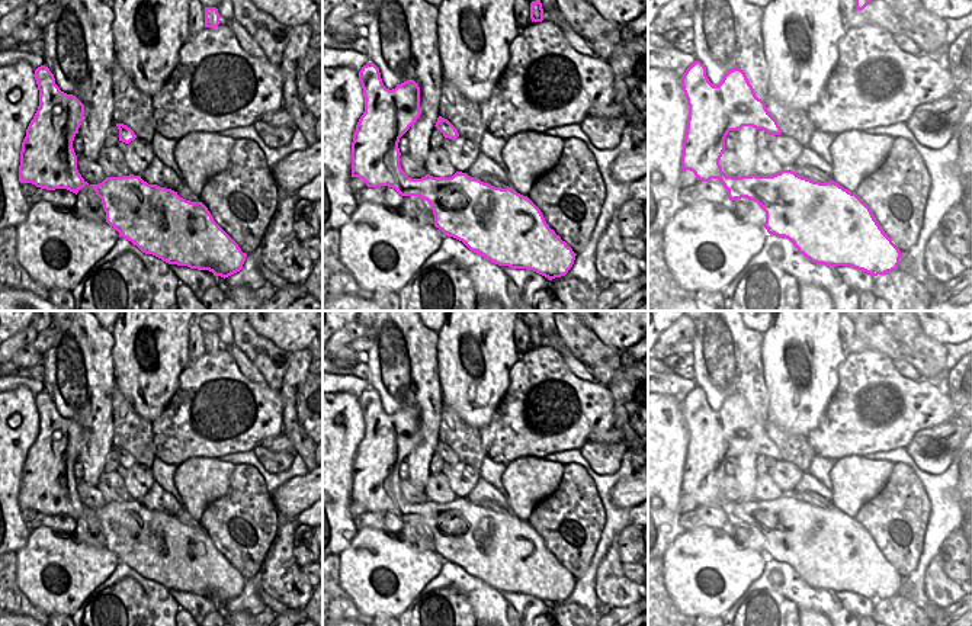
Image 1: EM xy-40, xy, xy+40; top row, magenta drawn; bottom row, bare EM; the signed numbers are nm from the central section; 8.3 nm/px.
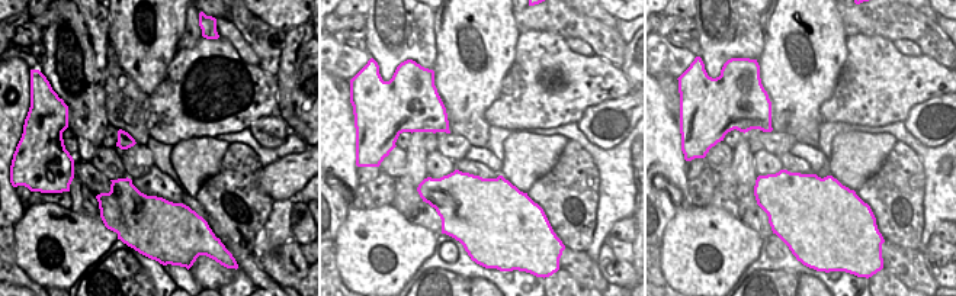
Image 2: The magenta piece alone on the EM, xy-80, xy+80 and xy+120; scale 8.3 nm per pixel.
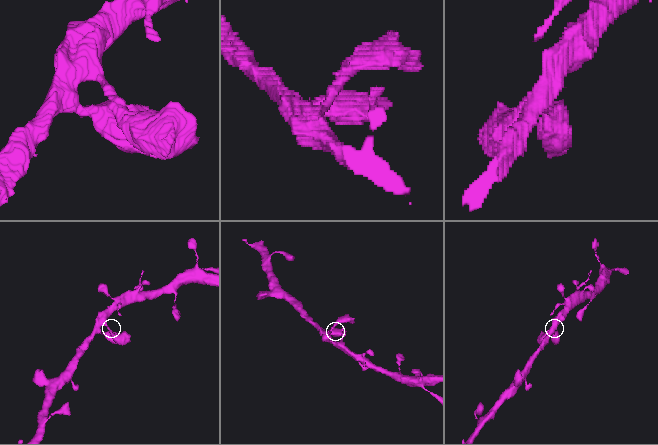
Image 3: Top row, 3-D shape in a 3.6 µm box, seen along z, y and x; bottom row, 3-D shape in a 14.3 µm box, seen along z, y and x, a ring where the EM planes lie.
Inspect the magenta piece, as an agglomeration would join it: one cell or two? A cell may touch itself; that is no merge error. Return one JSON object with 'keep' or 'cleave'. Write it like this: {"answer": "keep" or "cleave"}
{"answer": "keep"}

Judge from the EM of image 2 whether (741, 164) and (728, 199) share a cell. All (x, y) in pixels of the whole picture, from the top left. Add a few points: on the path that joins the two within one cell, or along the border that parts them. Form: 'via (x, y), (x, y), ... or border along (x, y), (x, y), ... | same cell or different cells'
via (741, 173), (735, 190) | same cell

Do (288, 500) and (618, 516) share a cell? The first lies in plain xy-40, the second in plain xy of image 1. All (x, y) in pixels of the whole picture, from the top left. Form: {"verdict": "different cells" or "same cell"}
{"verdict": "different cells"}

